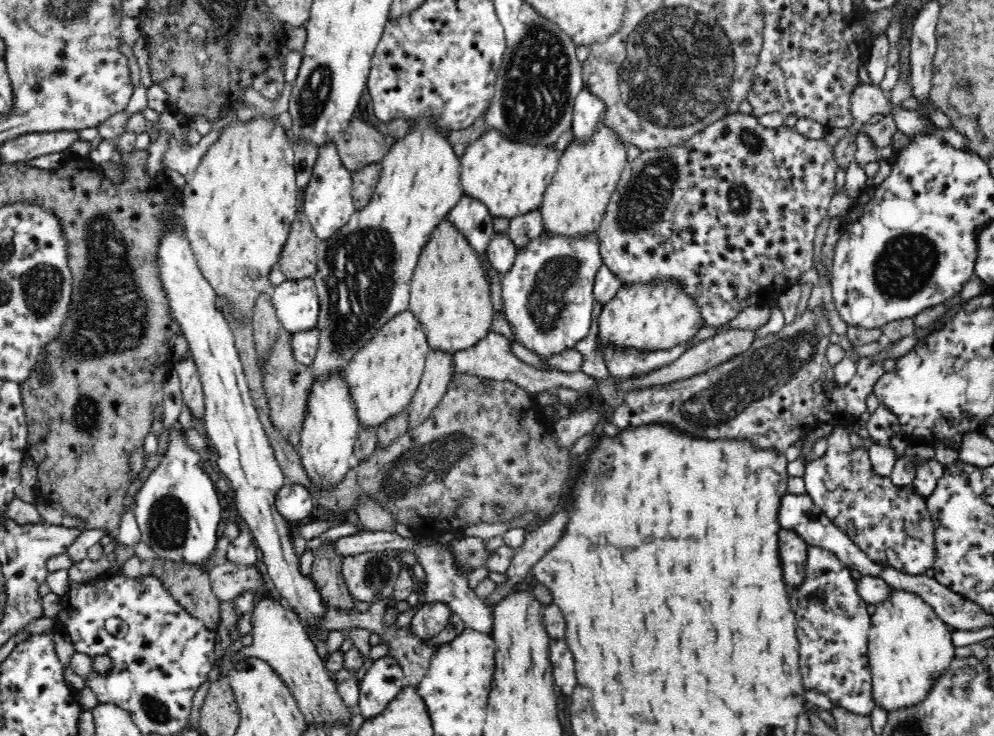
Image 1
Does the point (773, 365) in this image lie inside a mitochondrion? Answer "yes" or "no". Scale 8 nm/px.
yes

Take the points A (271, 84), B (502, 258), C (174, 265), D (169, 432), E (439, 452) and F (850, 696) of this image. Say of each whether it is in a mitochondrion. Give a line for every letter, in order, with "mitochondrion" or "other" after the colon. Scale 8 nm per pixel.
A: other
B: other
C: other
D: other
E: mitochondrion
F: other

